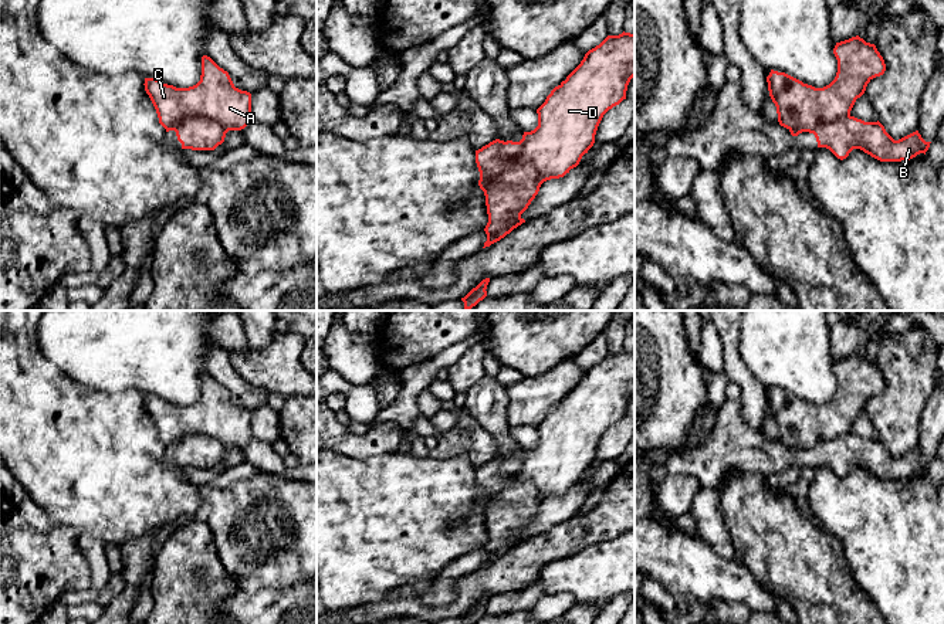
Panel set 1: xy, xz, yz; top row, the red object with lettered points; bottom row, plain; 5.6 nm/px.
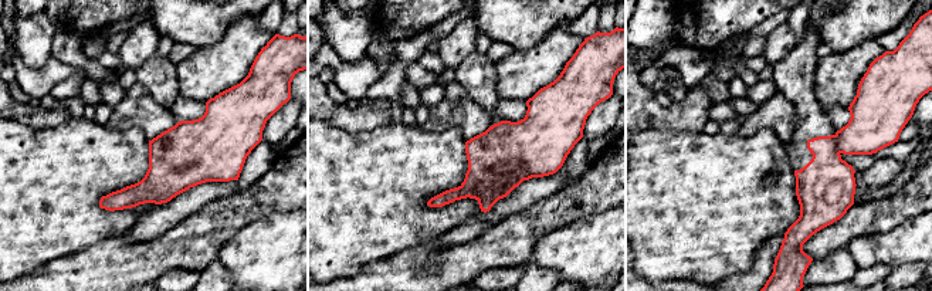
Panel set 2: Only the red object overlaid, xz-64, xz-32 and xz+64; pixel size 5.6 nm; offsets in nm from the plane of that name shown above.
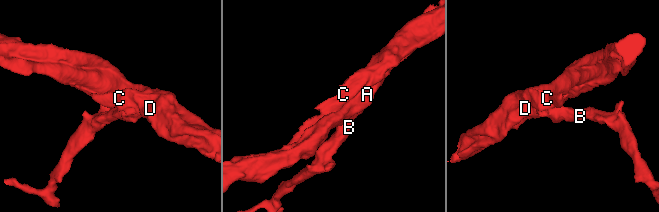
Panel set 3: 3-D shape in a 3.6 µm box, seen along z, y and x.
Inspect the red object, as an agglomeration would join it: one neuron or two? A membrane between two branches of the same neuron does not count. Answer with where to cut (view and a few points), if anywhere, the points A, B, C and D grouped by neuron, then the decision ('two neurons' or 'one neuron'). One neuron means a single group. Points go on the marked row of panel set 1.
xz (542, 182), (531, 165), (510, 165), (491, 177), (484, 193) | A C D / B | two neurons

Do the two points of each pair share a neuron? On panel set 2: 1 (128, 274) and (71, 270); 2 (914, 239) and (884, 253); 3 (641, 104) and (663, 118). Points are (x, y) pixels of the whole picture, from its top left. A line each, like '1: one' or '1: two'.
1: one
2: one
3: one

